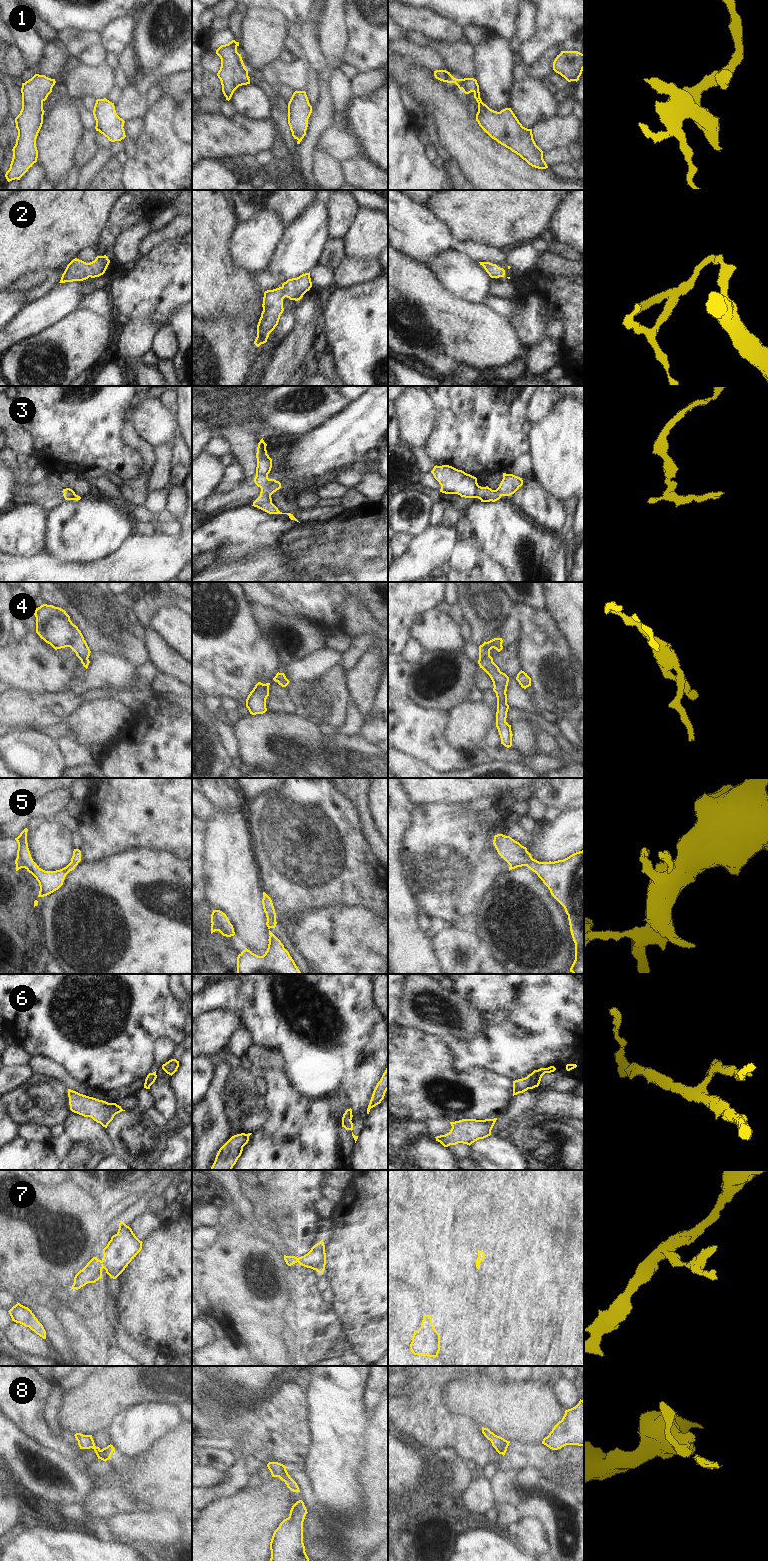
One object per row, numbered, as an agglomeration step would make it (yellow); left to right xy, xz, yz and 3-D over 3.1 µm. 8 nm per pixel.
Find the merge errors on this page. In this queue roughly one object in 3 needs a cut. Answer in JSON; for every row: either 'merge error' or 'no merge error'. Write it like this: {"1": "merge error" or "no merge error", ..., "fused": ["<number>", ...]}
{"1": "no merge error", "2": "no merge error", "3": "no merge error", "4": "no merge error", "5": "no merge error", "6": "no merge error", "7": "no merge error", "8": "no merge error", "fused": []}

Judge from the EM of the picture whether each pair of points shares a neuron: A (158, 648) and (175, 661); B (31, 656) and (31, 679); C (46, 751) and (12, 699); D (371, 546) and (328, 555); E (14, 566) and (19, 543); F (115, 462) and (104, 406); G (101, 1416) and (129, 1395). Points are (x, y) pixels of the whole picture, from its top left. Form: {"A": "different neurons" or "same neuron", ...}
{"A": "same neuron", "B": "same neuron", "C": "different neurons", "D": "same neuron", "E": "different neurons", "F": "same neuron", "G": "same neuron"}

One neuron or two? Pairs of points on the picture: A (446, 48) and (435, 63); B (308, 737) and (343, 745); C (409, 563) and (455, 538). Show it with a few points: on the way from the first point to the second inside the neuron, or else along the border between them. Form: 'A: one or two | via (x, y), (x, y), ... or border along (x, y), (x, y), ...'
A: two | border along (429, 44), (443, 59), (449, 71)
B: one | via (317, 745), (334, 745)
C: one | via (420, 560), (444, 539)

